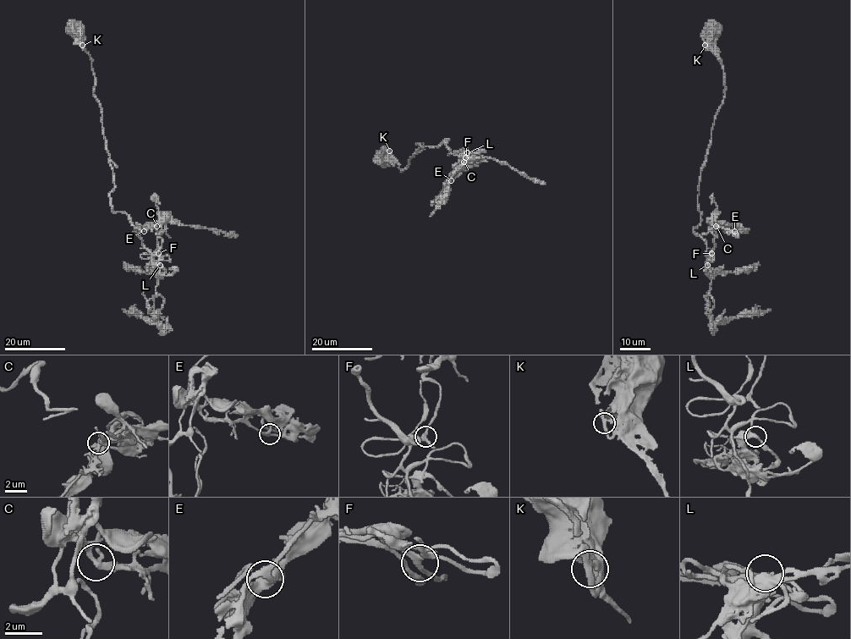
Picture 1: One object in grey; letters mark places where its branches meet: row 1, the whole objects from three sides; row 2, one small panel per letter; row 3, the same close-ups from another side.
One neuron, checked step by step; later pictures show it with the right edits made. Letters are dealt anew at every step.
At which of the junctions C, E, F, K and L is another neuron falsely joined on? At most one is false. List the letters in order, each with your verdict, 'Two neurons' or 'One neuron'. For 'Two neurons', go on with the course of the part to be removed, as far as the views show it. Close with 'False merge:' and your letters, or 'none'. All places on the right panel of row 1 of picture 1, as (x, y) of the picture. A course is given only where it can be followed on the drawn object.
C: One neuron
E: One neuron
F: One neuron
K: One neuron
L: One neuron
False merge: none

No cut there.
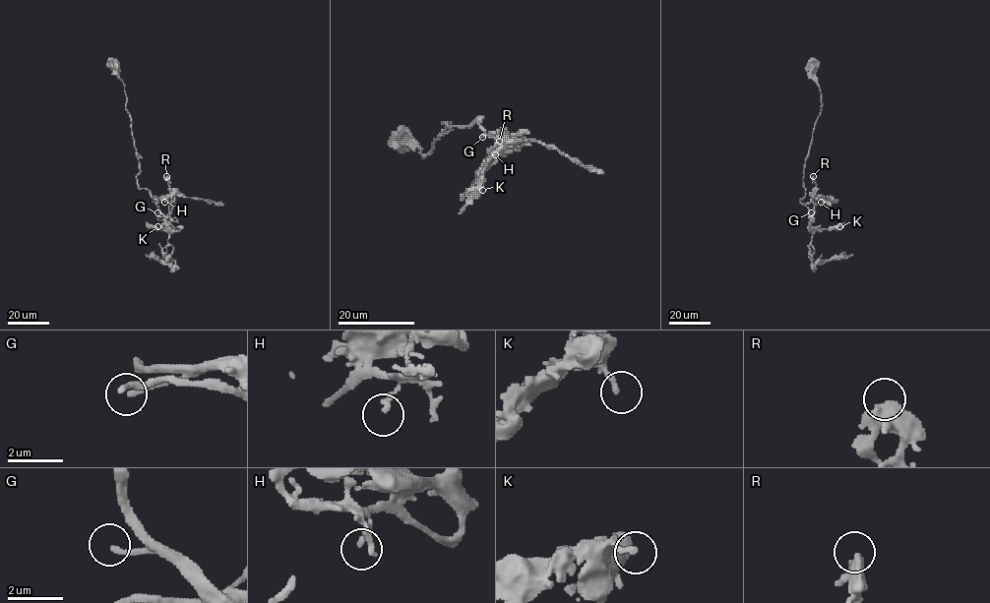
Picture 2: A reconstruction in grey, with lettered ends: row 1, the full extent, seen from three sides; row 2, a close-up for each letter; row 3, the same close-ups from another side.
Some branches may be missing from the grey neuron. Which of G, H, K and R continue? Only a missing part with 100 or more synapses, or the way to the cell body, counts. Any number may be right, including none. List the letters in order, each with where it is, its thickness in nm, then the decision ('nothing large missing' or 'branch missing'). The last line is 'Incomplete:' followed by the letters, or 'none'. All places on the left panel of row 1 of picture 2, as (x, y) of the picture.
G: place (157, 212); calibre 190 nm; branch missing
H: place (164, 202); calibre 160 nm; nothing large missing
K: place (157, 226); calibre 190 nm; nothing large missing
R: place (166, 176); calibre 360 nm; nothing large missing
Incomplete: G

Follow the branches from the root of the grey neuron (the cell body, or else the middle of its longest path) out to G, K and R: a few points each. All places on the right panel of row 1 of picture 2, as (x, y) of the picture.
G: (816, 65), (815, 80), (820, 91), (822, 109), (805, 160), (803, 179), (805, 196), (800, 201), (811, 212)
K: (816, 65), (822, 109), (805, 160), (805, 196), (800, 202), (809, 211), (812, 227), (839, 226)
R: (816, 65), (822, 109), (805, 160), (805, 196), (800, 201), (809, 216), (816, 205), (813, 176)

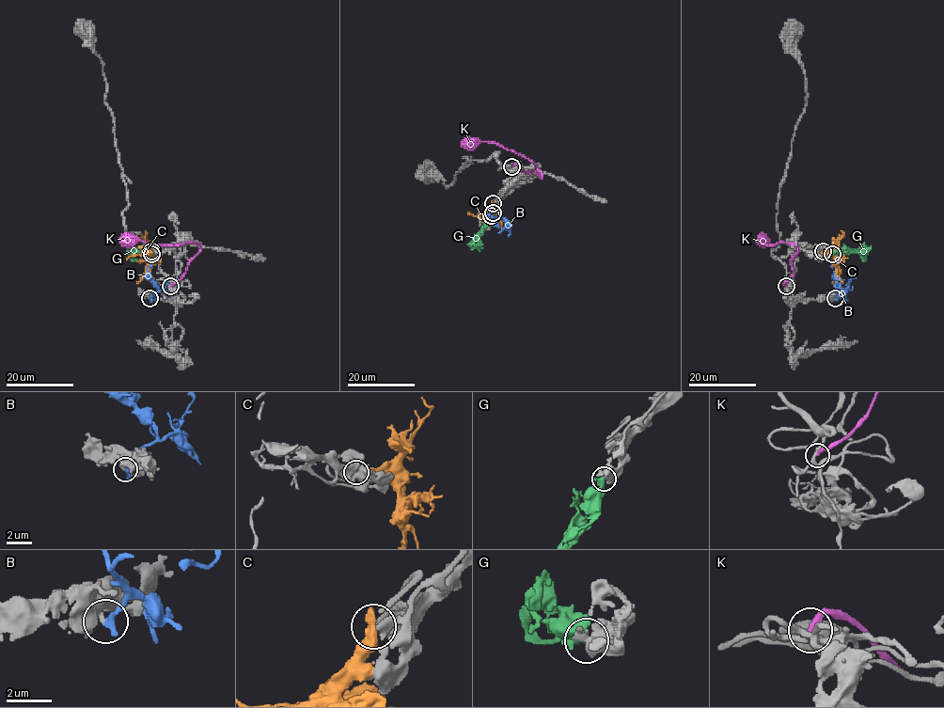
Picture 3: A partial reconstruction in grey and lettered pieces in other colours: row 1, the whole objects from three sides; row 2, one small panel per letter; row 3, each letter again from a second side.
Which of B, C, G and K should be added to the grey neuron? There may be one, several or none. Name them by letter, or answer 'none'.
G

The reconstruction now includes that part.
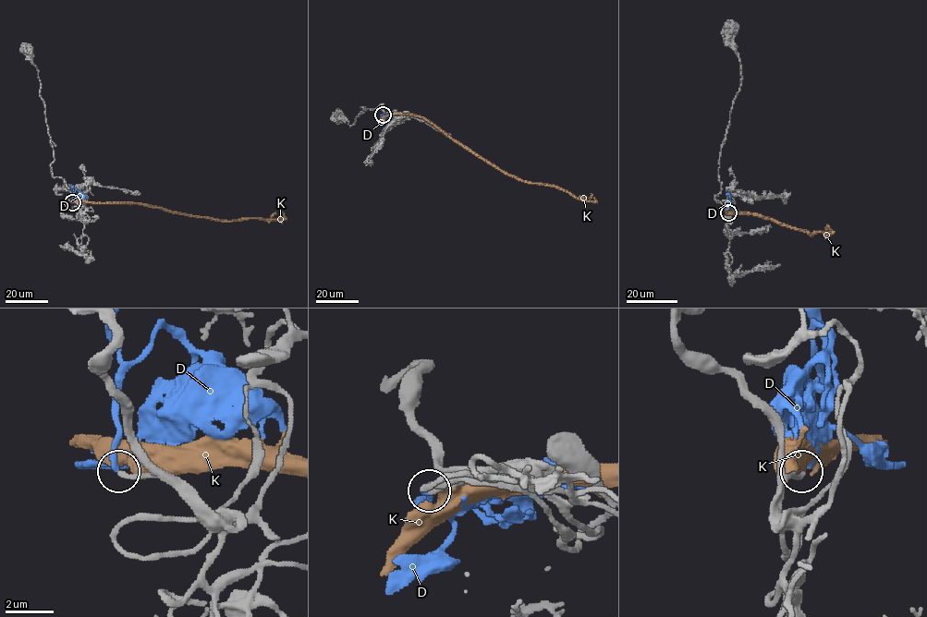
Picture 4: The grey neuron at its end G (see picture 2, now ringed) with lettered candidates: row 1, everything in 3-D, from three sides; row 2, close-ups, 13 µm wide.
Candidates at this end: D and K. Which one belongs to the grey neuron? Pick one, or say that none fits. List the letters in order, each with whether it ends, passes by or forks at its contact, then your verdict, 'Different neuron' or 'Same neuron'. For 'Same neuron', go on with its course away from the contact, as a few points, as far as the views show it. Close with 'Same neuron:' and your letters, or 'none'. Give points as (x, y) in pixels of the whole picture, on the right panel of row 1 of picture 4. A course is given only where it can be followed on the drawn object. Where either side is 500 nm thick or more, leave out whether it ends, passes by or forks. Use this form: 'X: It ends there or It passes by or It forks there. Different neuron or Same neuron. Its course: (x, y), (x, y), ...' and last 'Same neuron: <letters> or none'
D: It ends there. Same neuron. Its course: (728, 212), (730, 198), (729, 206), (739, 211)
K: Different neuron
Same neuron: D

